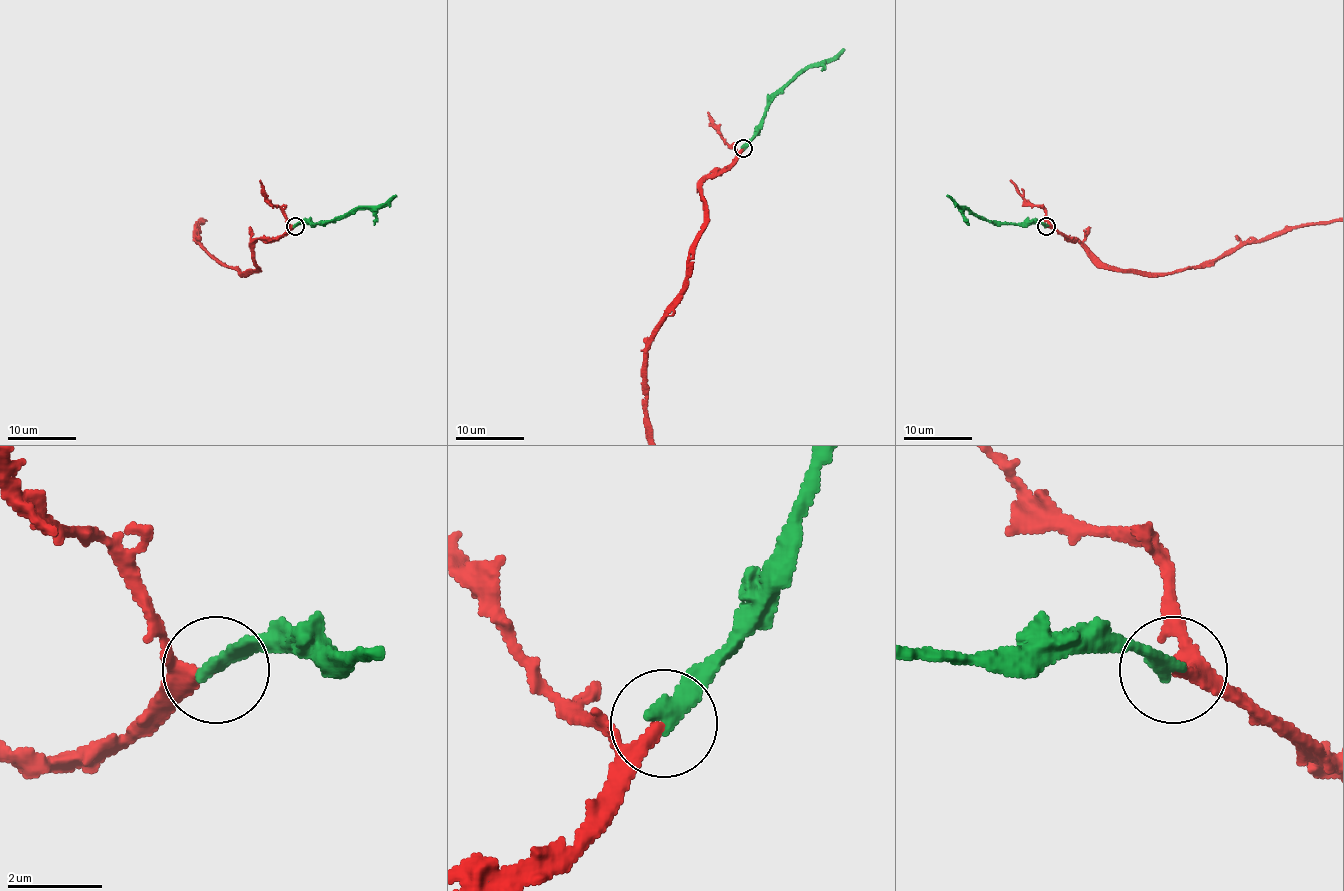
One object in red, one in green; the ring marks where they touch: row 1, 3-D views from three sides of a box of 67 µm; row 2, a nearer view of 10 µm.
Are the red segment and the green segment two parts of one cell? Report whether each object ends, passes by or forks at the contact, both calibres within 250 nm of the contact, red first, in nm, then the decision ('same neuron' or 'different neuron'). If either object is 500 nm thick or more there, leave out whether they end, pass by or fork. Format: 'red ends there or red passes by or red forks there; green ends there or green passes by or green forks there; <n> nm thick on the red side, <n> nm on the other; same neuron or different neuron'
red passes by; green ends there; 180 nm thick on the red side, 360 nm on the other; same neuron

